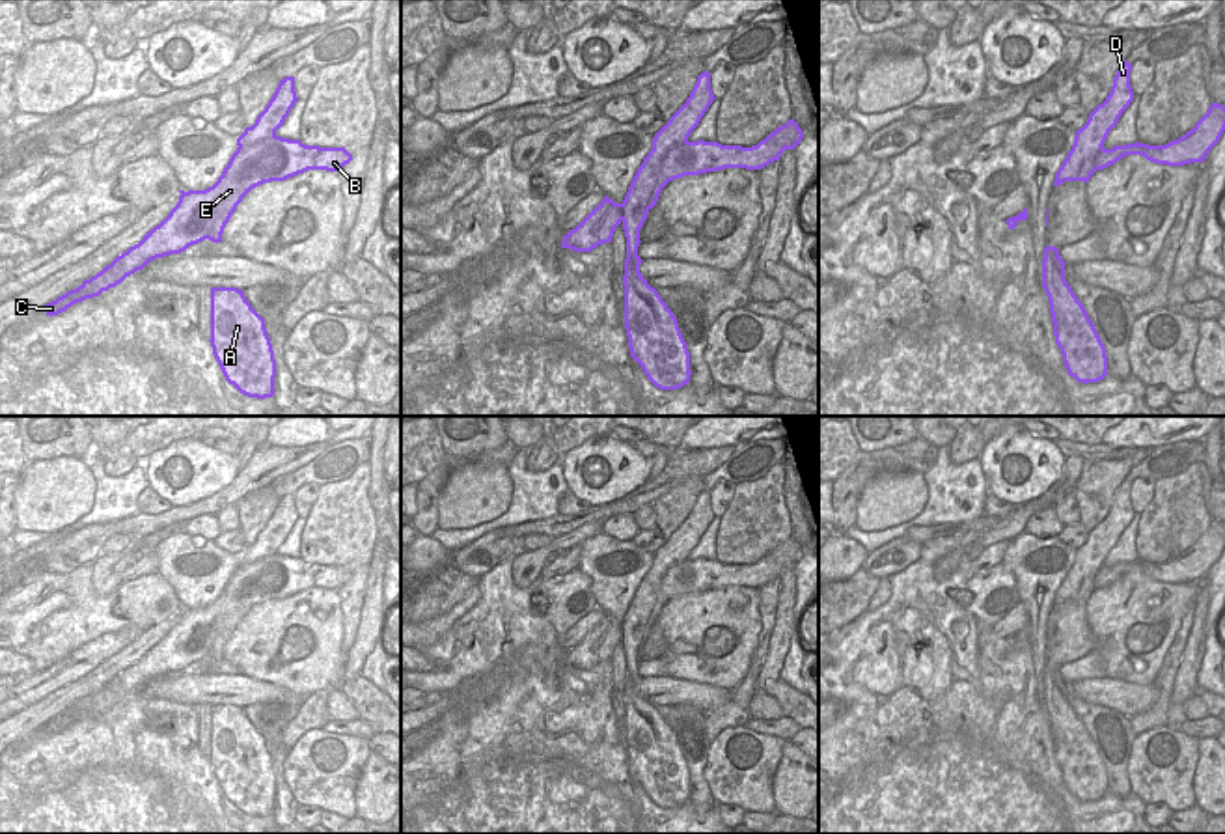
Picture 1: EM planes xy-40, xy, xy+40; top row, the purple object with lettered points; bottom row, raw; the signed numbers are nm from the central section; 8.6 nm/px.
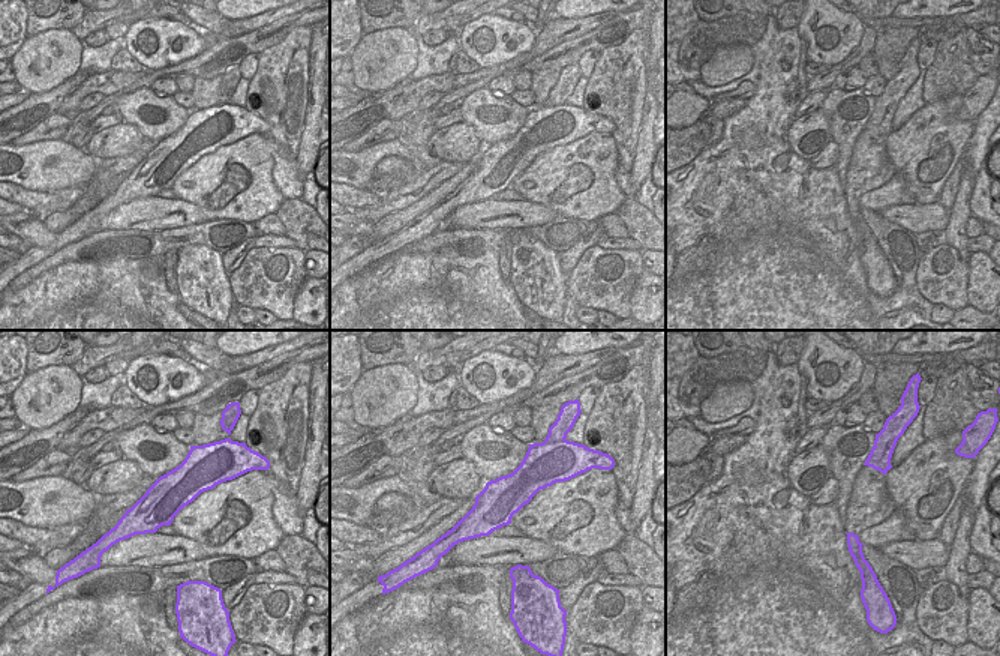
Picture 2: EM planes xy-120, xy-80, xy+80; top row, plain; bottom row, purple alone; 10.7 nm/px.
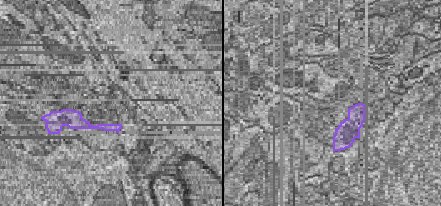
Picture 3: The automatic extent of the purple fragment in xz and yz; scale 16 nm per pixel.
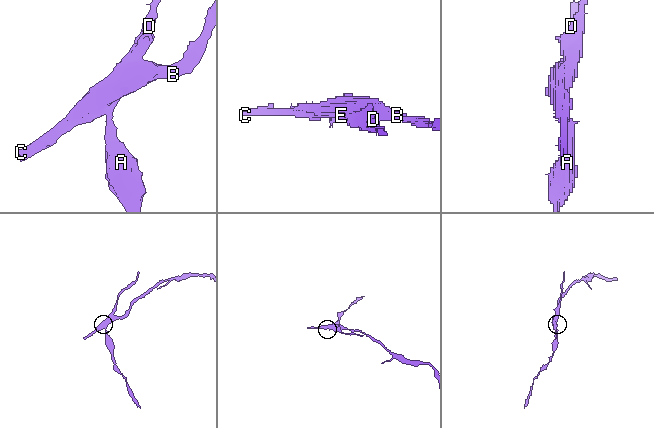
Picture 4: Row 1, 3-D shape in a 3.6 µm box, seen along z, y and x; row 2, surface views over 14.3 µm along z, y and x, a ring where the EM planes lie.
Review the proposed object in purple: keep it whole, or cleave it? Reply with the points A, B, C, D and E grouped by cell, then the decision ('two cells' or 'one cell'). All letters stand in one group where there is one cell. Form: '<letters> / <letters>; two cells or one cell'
A D / B C E; two cells

